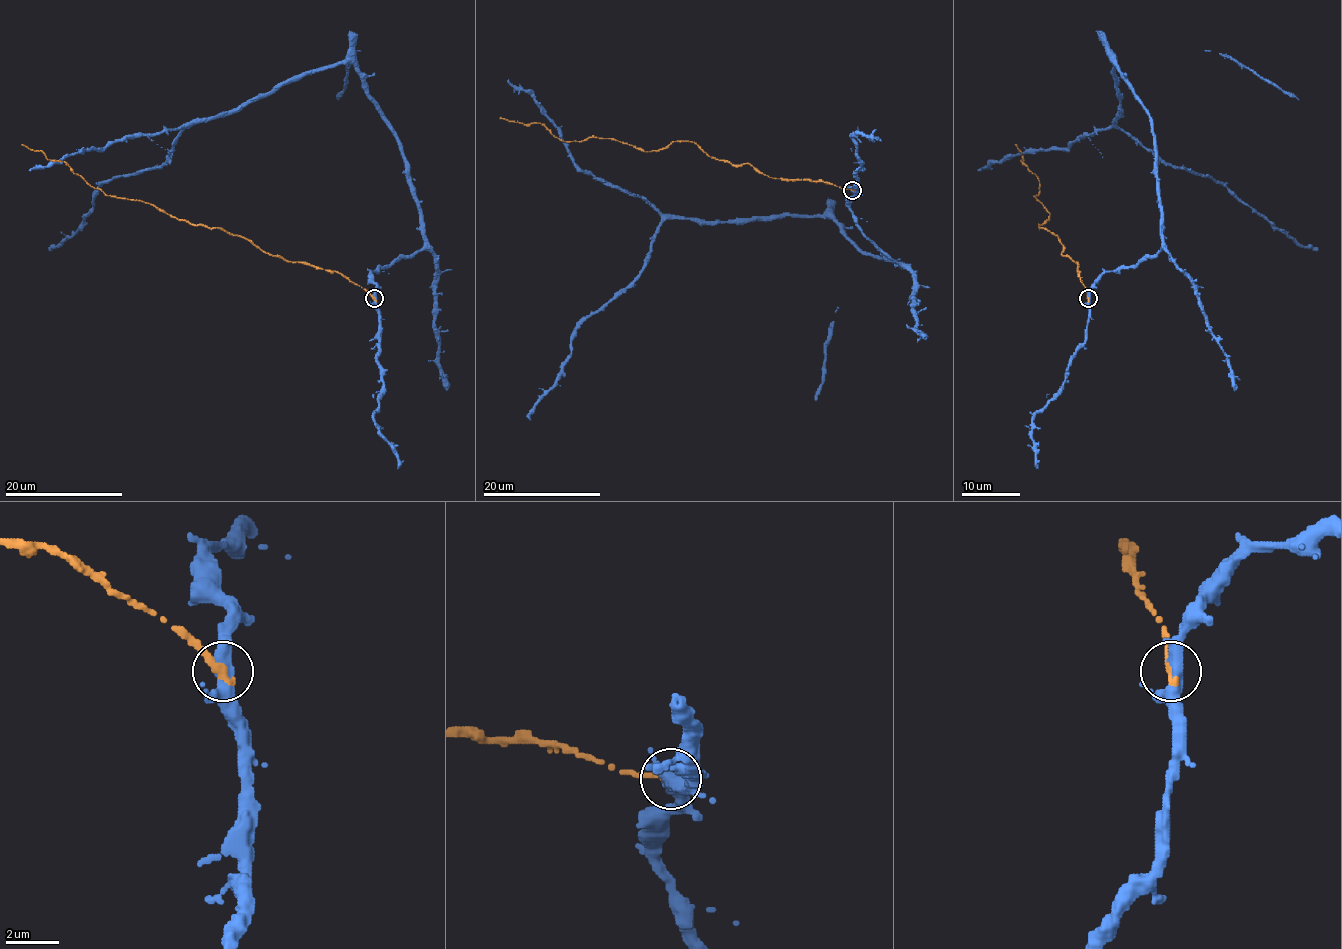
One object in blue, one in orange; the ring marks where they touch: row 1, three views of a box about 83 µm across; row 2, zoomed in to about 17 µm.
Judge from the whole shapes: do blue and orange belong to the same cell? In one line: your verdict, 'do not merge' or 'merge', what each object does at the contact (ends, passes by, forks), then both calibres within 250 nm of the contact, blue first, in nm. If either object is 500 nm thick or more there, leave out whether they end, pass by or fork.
do not merge | blue forks | orange ends | 360/320 nm

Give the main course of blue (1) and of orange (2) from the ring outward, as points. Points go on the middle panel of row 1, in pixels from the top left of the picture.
1: (852, 191), (853, 222), (902, 264), (865, 254), (830, 217), (667, 219), (639, 274), (576, 330), (530, 420)
2: (852, 189), (775, 179), (711, 158), (689, 141), (642, 151), (615, 139), (561, 141), (542, 123), (499, 117)

